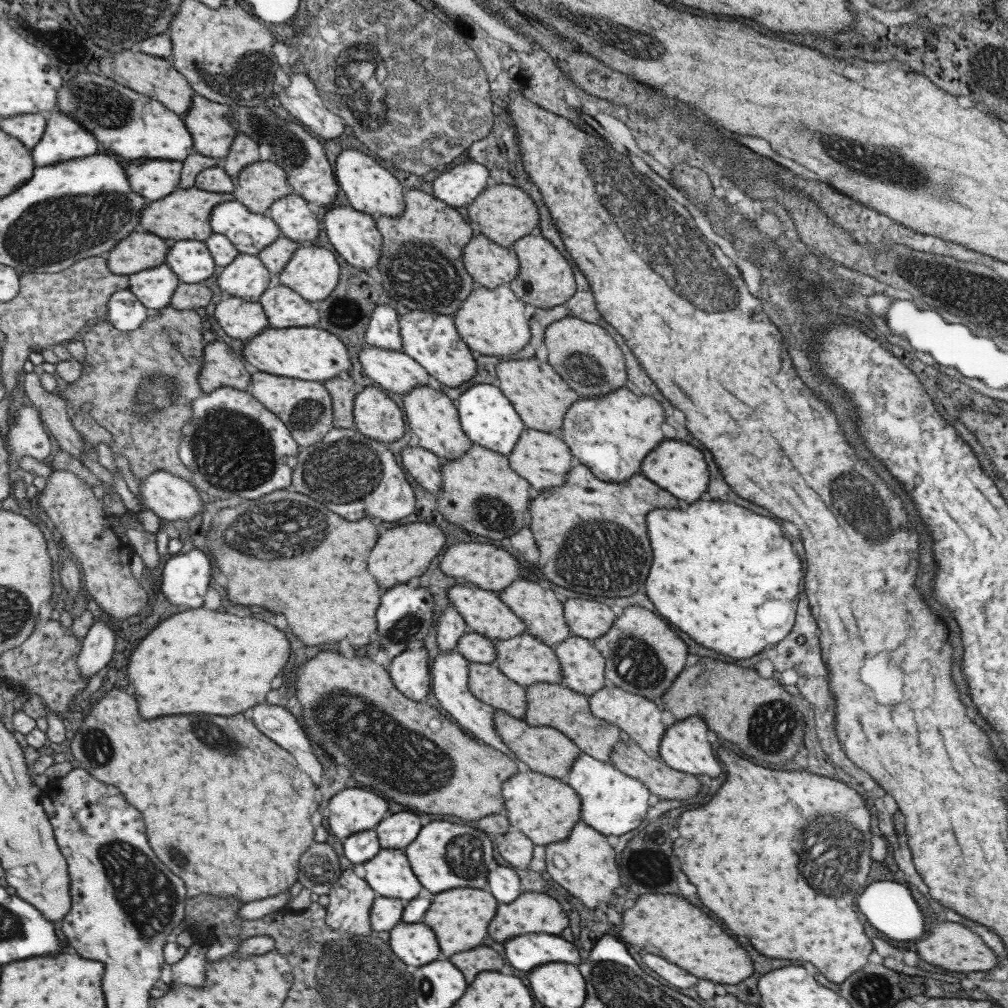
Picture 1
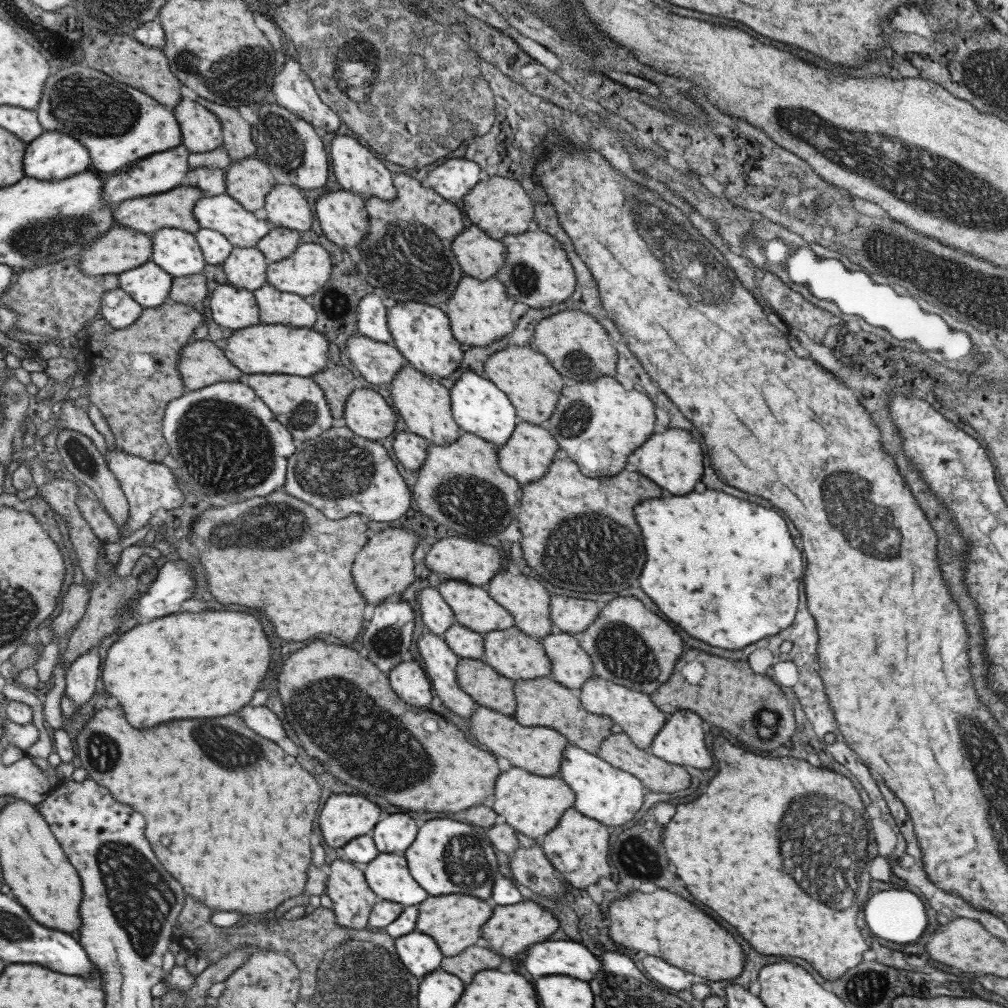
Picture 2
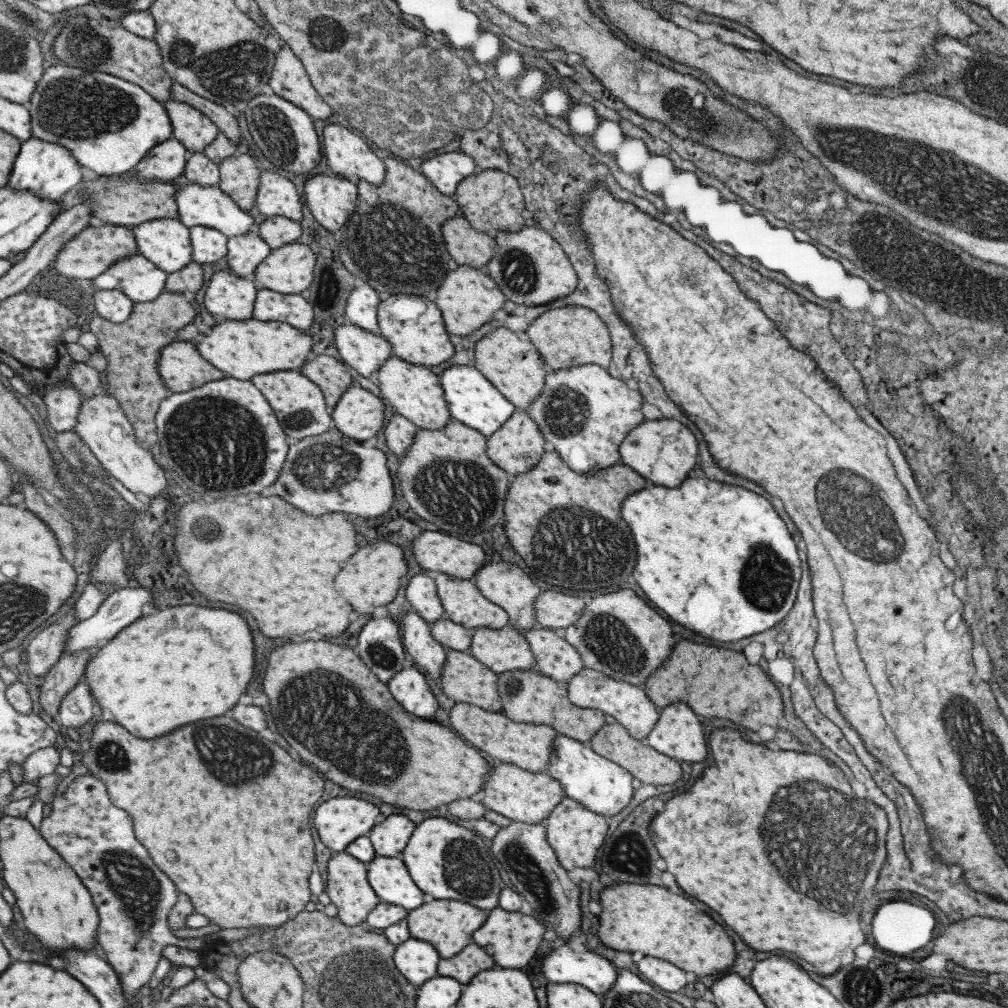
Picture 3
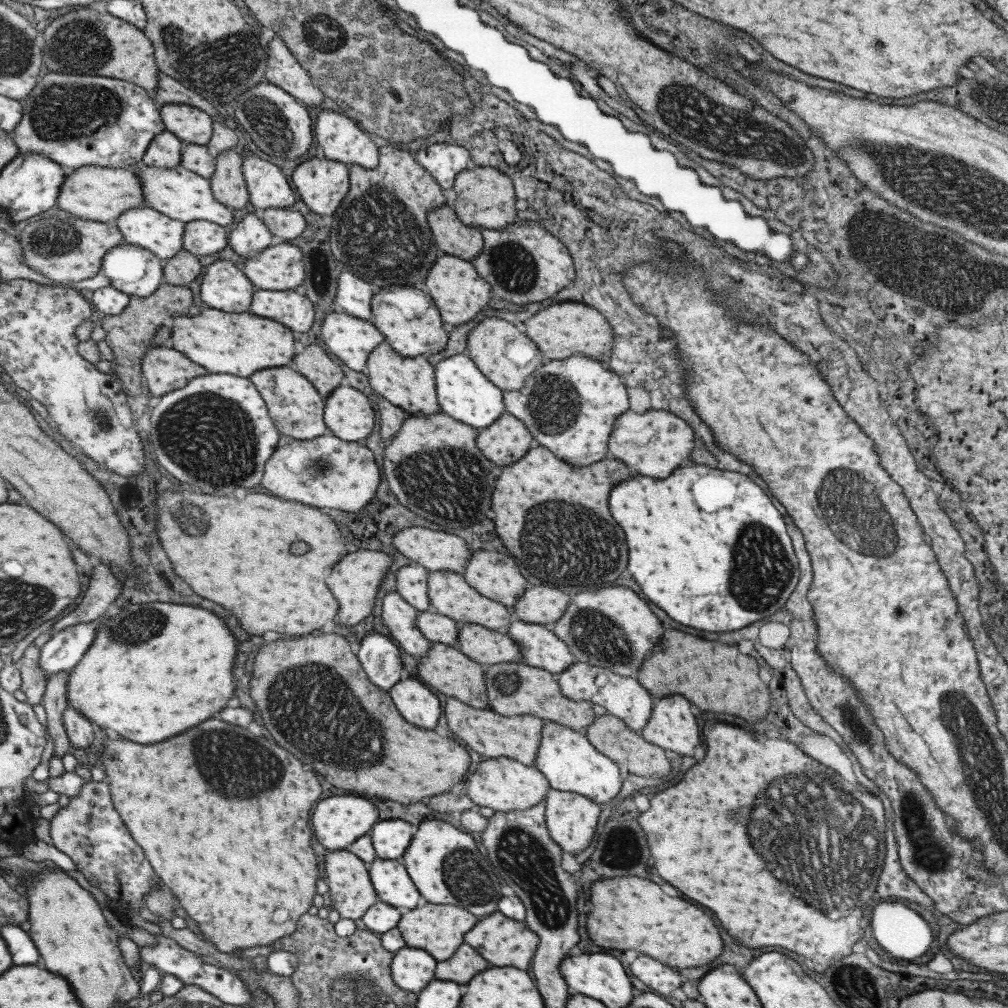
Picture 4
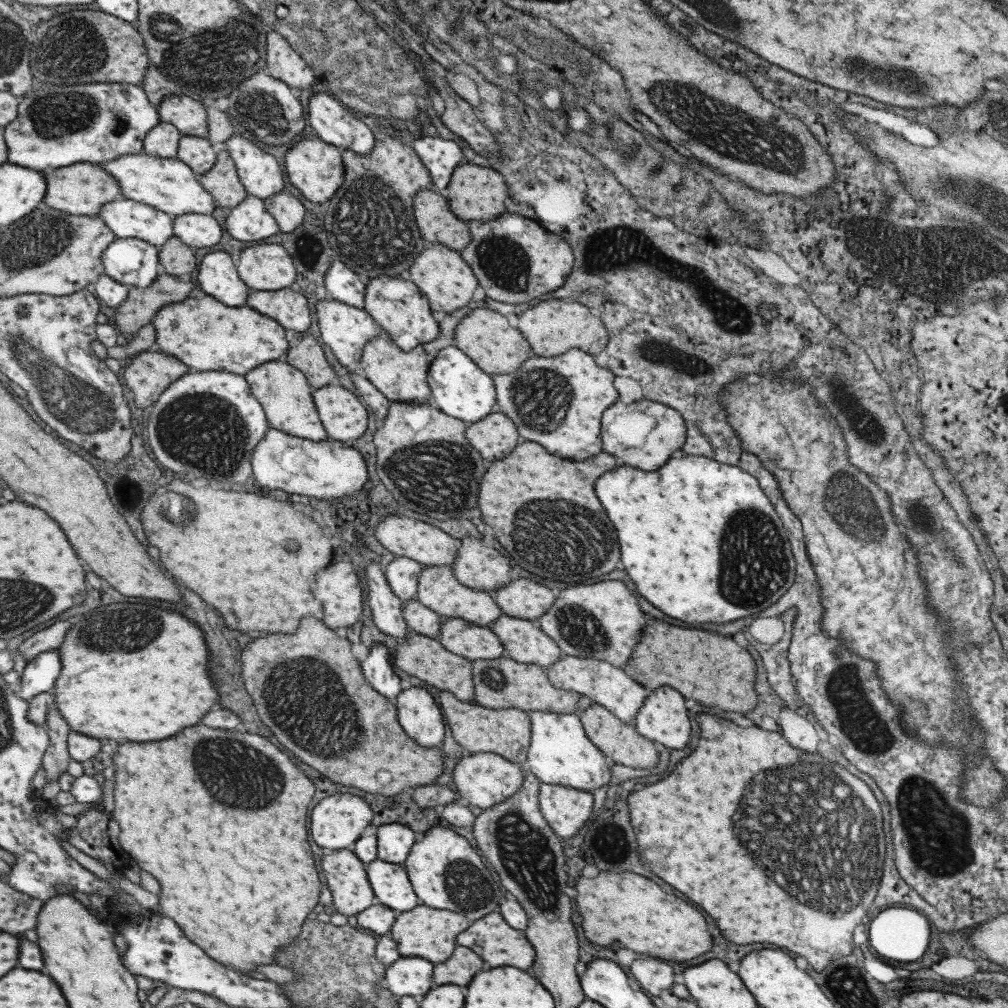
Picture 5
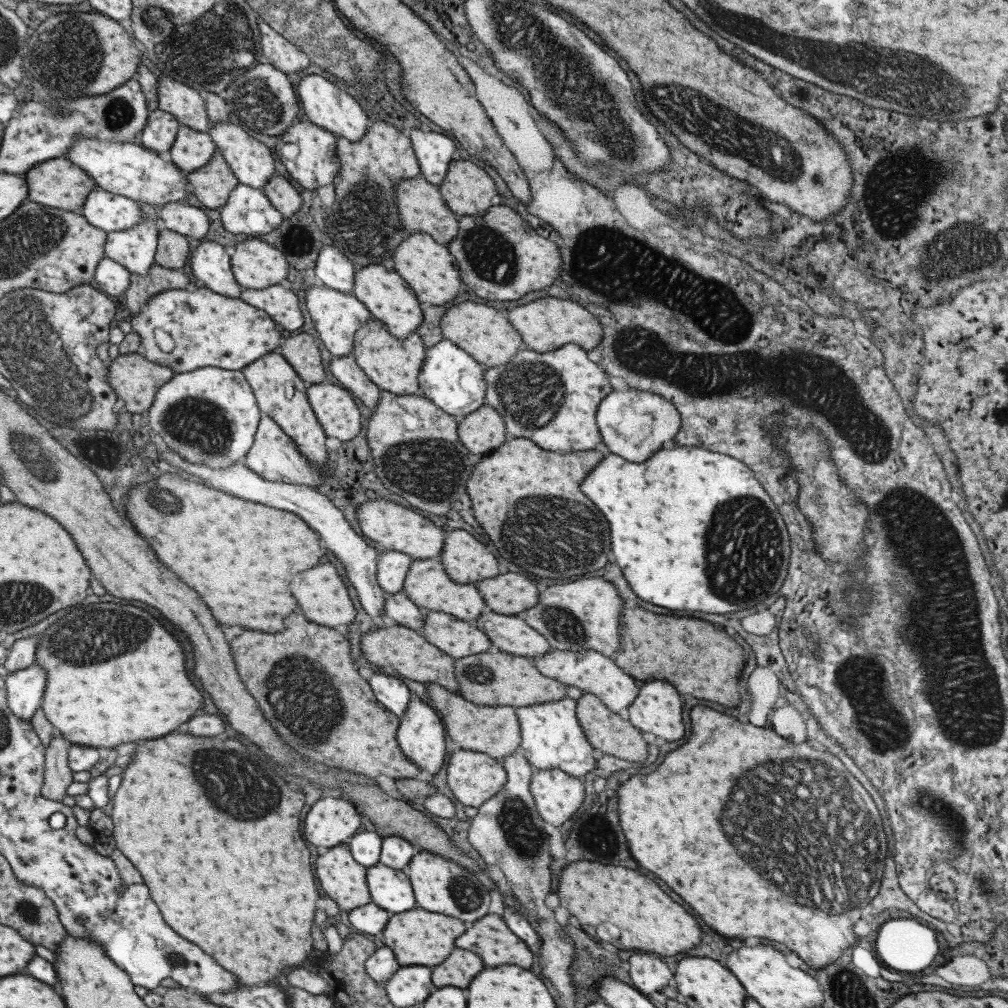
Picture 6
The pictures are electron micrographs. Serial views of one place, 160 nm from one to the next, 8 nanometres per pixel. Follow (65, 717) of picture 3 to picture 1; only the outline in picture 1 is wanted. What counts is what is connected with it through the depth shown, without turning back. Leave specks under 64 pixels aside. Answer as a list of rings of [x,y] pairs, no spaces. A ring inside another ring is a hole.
[[[103,620],[93,622],[87,635],[82,639],[76,664],[87,680],[106,667],[114,650],[113,644],[117,644],[116,636],[107,623]]]

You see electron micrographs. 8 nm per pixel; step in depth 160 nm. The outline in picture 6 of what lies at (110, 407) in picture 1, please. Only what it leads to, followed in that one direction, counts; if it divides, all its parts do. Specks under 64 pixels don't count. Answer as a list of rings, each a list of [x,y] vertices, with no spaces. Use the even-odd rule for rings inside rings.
[[[155,264],[143,276],[130,273],[129,280],[123,296],[130,315],[137,314],[154,294],[172,288],[184,289],[189,282],[182,269],[165,269]]]

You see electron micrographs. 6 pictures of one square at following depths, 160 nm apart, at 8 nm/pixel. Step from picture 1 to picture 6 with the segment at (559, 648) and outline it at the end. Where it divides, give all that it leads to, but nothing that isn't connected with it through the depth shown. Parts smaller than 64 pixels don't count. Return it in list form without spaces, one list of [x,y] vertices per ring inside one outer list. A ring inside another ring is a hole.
[[[486,610],[473,625],[485,634],[493,649],[513,656],[537,658],[551,650],[548,642],[515,615],[499,615]]]

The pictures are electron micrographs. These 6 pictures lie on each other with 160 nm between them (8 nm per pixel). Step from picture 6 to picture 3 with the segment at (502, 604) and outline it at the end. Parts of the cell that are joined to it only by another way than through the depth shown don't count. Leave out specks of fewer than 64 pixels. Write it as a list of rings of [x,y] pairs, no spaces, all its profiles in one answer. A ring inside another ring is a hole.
[[[550,590],[541,591],[533,602],[537,626],[567,629],[583,611],[583,600]]]

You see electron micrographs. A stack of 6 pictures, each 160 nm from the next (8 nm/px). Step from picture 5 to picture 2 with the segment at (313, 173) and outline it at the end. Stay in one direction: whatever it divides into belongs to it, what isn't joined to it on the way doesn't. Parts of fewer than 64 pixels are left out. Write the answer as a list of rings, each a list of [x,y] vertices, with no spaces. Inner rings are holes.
[[[328,190],[315,200],[315,218],[327,240],[344,248],[357,247],[367,234],[368,214],[364,200],[347,191]]]

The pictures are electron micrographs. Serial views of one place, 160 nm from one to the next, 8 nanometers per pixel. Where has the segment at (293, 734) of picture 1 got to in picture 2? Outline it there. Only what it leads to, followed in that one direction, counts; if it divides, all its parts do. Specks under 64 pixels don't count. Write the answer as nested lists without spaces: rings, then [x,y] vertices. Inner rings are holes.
[[[245,706],[245,708],[241,708],[241,718],[255,734],[259,734],[267,740],[279,742],[285,738],[279,718],[265,706]]]

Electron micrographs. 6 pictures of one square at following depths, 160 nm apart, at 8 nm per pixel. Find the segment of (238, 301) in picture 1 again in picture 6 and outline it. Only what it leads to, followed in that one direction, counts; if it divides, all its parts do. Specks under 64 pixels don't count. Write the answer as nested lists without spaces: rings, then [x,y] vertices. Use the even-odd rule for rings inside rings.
[[[203,240],[190,254],[188,264],[198,284],[204,285],[215,294],[239,298],[241,286],[231,276],[229,258],[223,251],[223,246]]]

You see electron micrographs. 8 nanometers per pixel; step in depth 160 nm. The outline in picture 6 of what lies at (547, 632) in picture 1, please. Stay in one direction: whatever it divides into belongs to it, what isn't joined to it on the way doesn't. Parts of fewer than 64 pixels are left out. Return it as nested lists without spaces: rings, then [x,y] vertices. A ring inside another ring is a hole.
[[[445,530],[444,545],[437,559],[445,574],[456,583],[474,583],[499,574],[493,554],[487,552],[471,534],[463,530]]]

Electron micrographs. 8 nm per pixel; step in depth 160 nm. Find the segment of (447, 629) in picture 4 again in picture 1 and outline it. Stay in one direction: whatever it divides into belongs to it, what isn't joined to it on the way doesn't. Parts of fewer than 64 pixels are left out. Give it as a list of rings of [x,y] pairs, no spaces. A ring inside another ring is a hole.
[[[467,631],[461,635],[455,650],[468,663],[492,665],[495,662],[496,646],[494,641],[477,633]]]

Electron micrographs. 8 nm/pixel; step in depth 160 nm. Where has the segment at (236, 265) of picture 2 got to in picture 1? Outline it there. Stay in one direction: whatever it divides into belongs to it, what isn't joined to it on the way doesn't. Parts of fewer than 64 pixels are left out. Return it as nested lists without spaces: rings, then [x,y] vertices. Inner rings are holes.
[[[239,253],[228,266],[218,270],[216,282],[224,295],[258,302],[274,279],[256,255]]]

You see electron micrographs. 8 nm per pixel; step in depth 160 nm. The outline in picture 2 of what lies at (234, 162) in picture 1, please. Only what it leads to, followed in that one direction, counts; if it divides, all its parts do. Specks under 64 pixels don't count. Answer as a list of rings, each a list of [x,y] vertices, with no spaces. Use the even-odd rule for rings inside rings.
[[[195,96],[195,102],[210,110],[221,126],[222,146],[230,163],[255,156],[256,147],[251,142],[250,125],[241,118],[235,106],[218,105]]]

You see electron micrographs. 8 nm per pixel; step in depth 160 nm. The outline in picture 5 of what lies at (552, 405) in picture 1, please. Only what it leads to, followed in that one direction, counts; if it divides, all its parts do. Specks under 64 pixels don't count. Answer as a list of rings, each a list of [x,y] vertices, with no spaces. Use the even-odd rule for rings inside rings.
[[[483,307],[466,314],[455,326],[454,345],[491,377],[517,370],[531,354],[525,338],[515,328],[511,328],[503,316]]]

